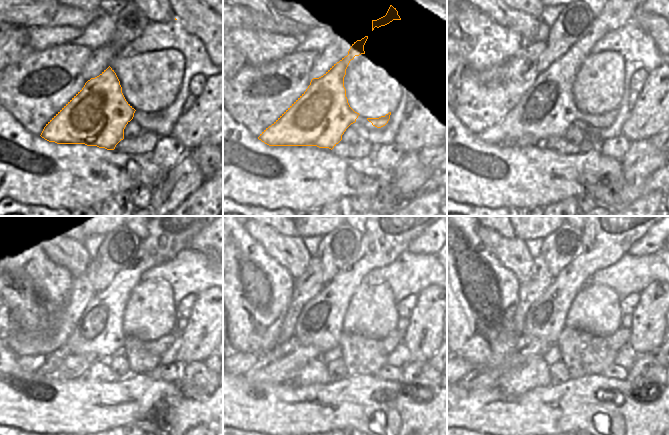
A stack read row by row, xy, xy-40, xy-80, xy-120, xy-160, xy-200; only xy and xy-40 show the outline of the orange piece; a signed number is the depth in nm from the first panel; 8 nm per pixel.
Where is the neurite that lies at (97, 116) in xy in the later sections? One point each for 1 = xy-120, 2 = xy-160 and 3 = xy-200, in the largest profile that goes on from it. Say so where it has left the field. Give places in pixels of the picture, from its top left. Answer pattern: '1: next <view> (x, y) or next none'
1: next xy-120 (98, 331)
2: next xy-160 (386, 236)
3: next xy-200 (606, 236)

